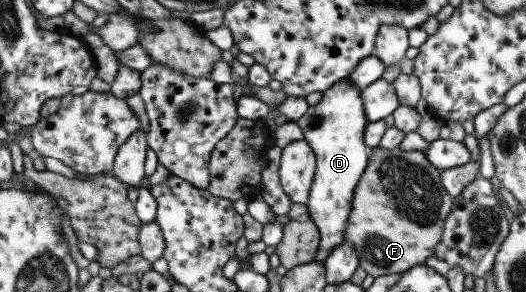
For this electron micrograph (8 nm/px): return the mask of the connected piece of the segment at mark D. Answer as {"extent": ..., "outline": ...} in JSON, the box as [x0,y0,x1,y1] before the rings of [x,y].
{"extent":[295,77,373,267],"outline":[[[350,77],[339,79],[331,89],[323,92],[322,98],[307,109],[307,113],[295,123],[300,128],[303,139],[311,144],[318,161],[317,175],[306,204],[306,216],[314,220],[321,232],[321,247],[317,262],[325,267],[327,259],[337,247],[345,242],[349,225],[349,215],[353,209],[355,189],[366,174],[373,148],[367,145],[367,113],[362,92],[355,87]]]}

